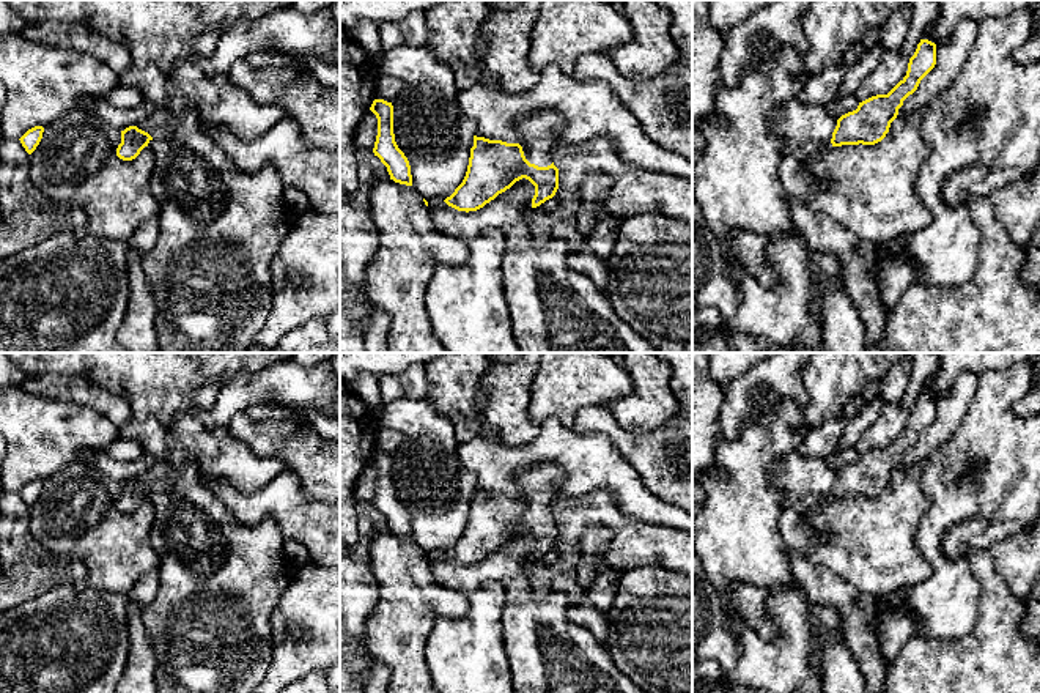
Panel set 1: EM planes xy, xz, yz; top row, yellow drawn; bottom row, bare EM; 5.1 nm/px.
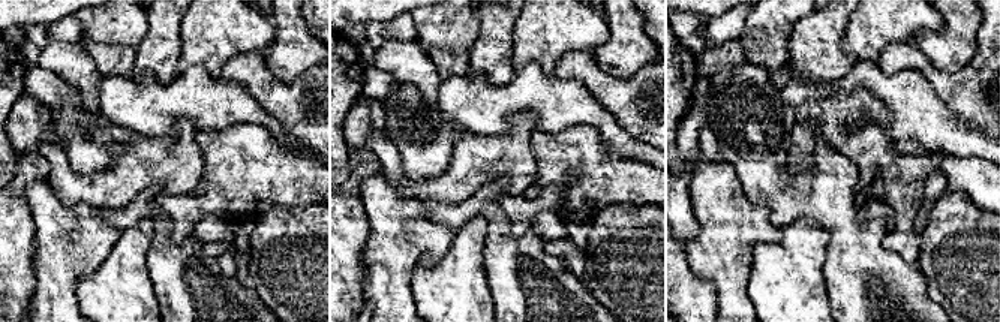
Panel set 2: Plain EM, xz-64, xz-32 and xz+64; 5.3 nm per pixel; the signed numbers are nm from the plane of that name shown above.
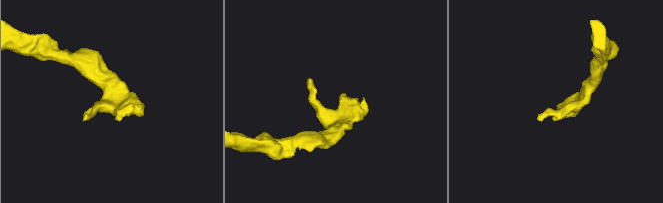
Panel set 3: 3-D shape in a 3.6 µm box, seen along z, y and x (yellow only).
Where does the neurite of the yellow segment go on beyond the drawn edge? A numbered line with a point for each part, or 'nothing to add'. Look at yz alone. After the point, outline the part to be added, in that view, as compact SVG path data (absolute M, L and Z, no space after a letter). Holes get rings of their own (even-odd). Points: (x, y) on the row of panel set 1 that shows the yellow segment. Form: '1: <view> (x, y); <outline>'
1: yz (798, 183); M832 143L824 146L804 145L793 153L782 156L779 180L788 198L810 202L823 189L821 183L807 172L807 165L818 156L820 151L828 148L832 148Z

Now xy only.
1: xy (210, 273); M195 110L176 120L175 129L153 139L154 153L149 189L160 206L156 246L142 265L156 301L159 353L244 353L261 331L272 306L271 263L291 228L291 213L283 198L283 183L272 164L255 173L239 170L234 161L205 132Z

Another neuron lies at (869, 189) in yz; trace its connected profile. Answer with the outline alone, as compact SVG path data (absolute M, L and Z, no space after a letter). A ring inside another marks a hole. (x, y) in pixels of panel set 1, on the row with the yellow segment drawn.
M924 110L897 115L886 137L875 145L842 145L820 151L807 164L807 172L821 183L823 189L806 203L873 244L883 244L927 227L931 214L916 191L920 169L930 154L920 128L924 115Z

